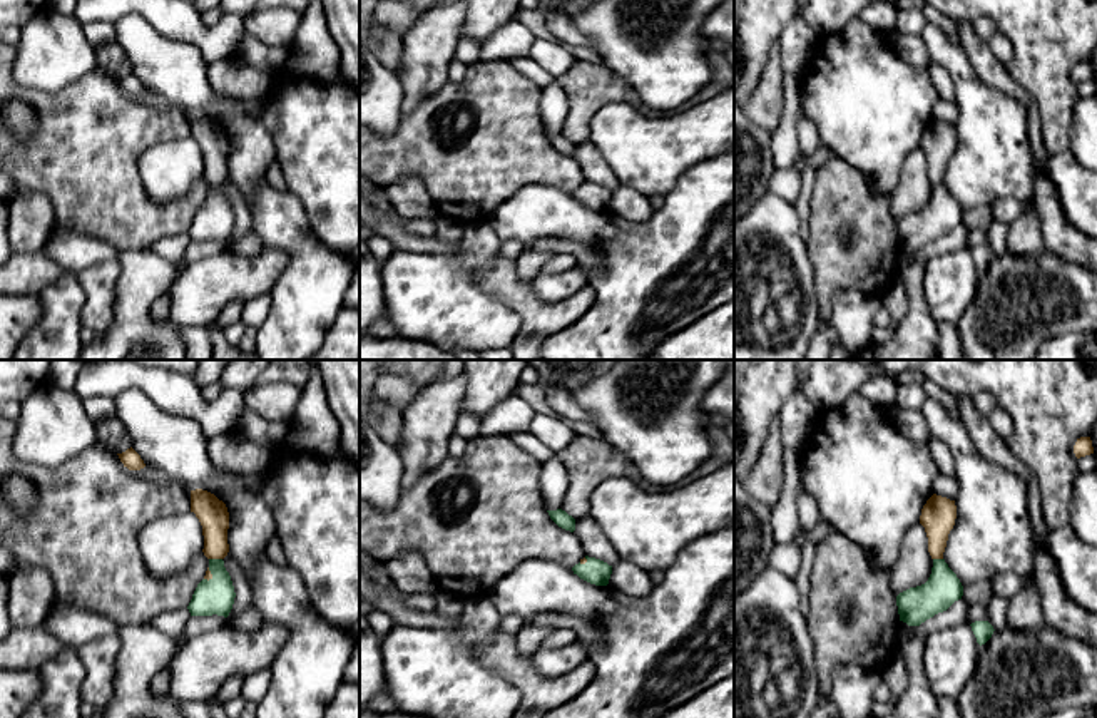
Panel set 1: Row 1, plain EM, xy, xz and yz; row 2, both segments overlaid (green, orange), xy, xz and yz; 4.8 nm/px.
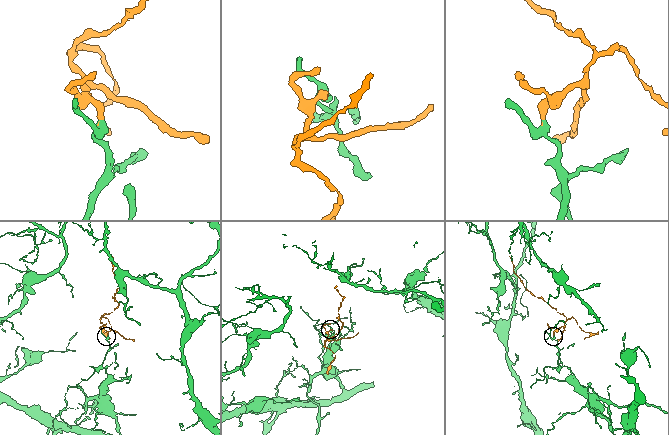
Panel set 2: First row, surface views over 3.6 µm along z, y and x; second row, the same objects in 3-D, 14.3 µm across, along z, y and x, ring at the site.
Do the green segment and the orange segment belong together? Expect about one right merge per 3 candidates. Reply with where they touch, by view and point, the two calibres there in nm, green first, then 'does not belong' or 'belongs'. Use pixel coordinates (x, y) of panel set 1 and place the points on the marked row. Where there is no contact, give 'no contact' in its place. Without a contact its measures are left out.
meets green in xy at (216, 559); 180 nm thick on the green side, 150 nm on the other; belongs

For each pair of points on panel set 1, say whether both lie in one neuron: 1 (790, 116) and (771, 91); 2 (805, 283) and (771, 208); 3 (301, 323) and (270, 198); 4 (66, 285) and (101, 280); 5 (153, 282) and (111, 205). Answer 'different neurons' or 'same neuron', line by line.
1: different neurons
2: same neuron
3: same neuron
4: different neurons
5: different neurons

